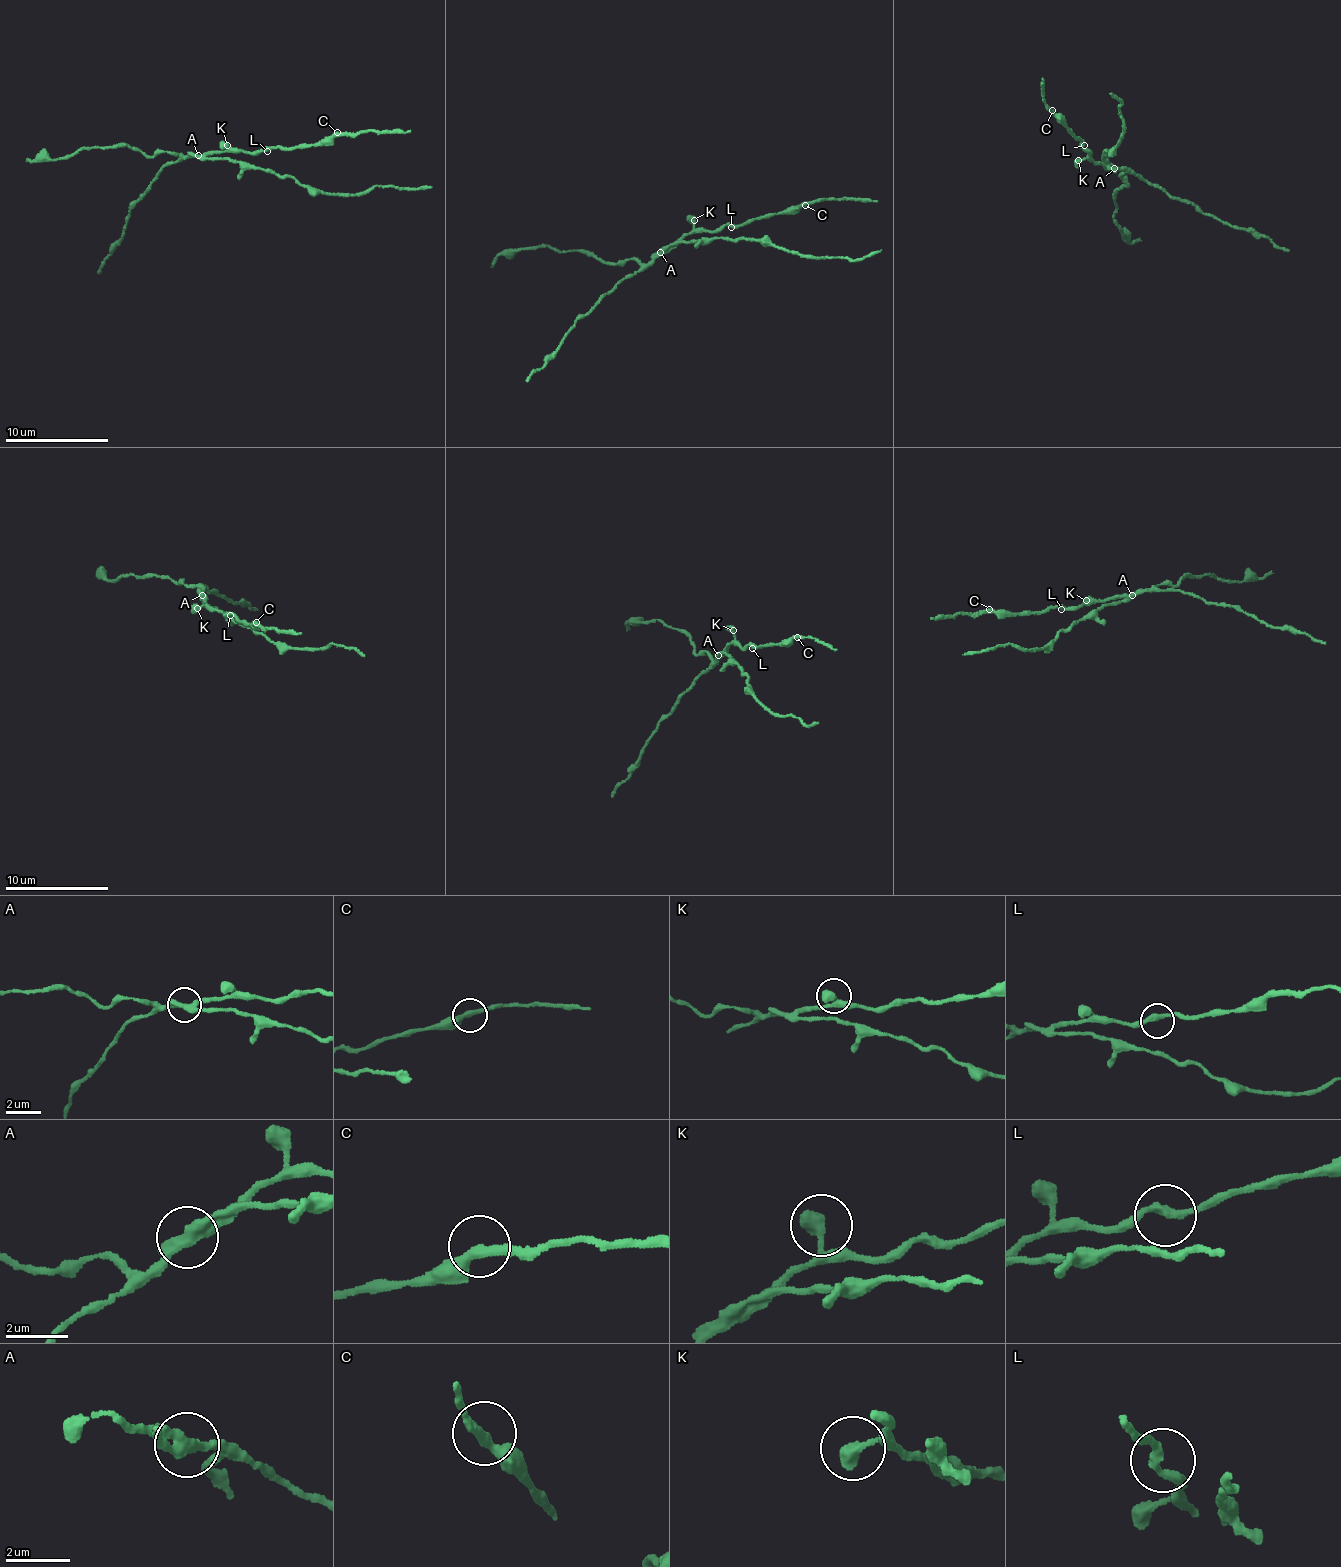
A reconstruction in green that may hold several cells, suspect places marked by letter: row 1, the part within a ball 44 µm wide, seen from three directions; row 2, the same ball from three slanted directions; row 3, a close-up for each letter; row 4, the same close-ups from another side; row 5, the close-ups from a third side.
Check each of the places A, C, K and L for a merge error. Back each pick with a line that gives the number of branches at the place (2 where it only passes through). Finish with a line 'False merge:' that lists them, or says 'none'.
A: Branches: 2
False merge: A

